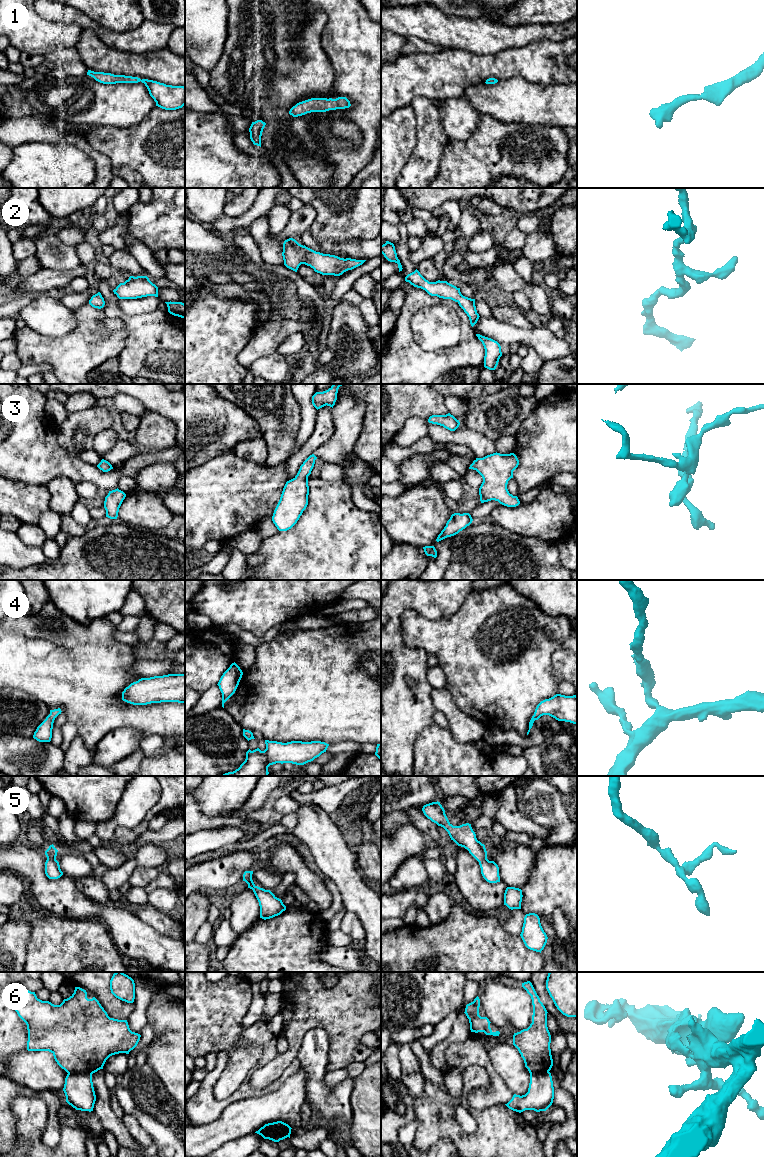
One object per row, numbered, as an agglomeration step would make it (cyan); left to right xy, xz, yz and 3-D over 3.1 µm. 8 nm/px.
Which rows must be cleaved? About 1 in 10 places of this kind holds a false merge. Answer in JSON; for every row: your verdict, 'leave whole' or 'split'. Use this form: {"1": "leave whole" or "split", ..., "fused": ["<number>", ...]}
{"1": "leave whole", "2": "leave whole", "3": "leave whole", "4": "leave whole", "5": "leave whole", "6": "split", "fused": ["6"]}

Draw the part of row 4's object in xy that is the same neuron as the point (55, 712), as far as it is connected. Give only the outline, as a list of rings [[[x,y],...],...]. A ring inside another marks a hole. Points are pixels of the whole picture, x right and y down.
[[[61,709],[50,710],[50,714],[46,719],[37,727],[34,732],[33,738],[39,742],[50,742],[52,738],[52,729],[55,718],[61,714]]]

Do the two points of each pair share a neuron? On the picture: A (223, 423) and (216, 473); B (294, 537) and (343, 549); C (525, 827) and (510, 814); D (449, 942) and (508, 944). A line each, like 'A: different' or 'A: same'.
A: different
B: same
C: same
D: same

